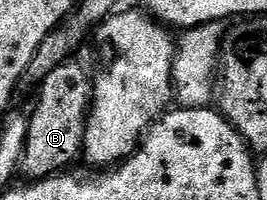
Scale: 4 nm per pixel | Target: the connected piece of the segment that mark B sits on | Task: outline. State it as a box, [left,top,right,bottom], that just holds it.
[20,61,94,181]

